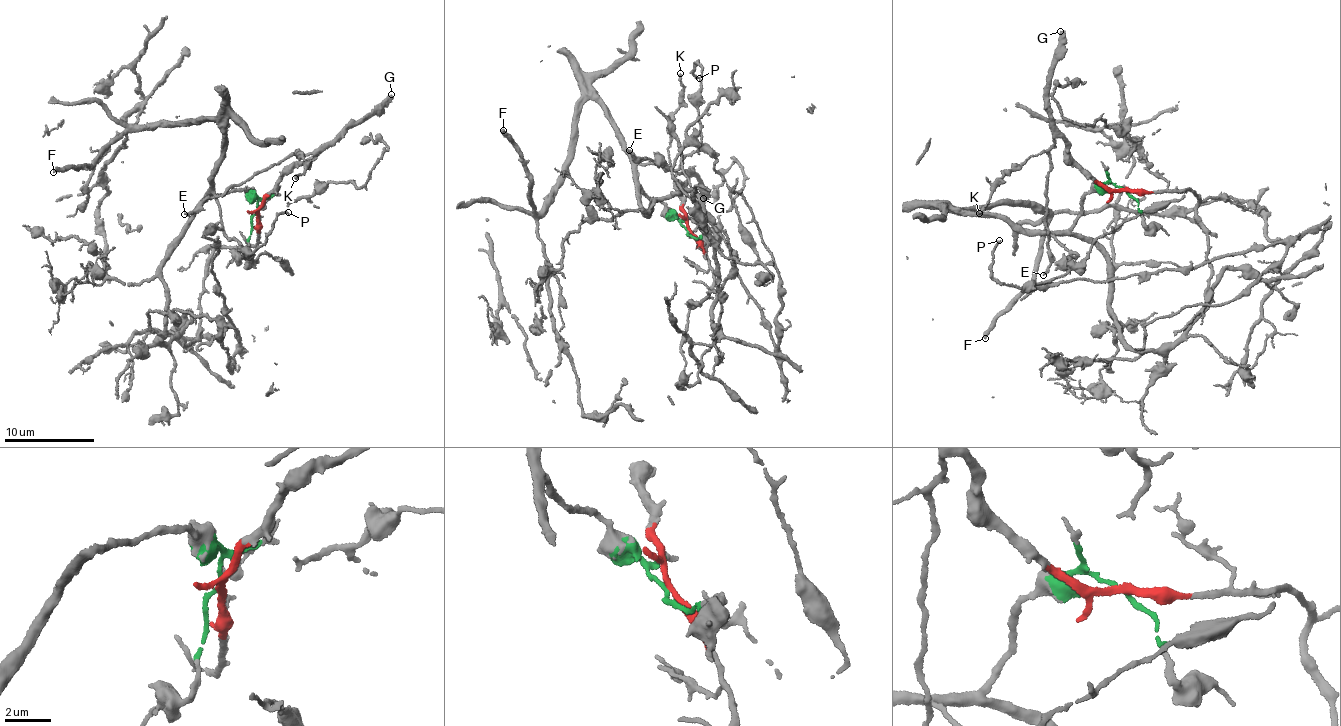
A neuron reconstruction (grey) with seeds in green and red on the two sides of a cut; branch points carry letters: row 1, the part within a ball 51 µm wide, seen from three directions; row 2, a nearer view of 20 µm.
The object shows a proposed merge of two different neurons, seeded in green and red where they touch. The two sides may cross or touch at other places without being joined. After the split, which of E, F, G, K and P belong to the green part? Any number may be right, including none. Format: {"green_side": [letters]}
{"green_side": ["F", "P"]}

